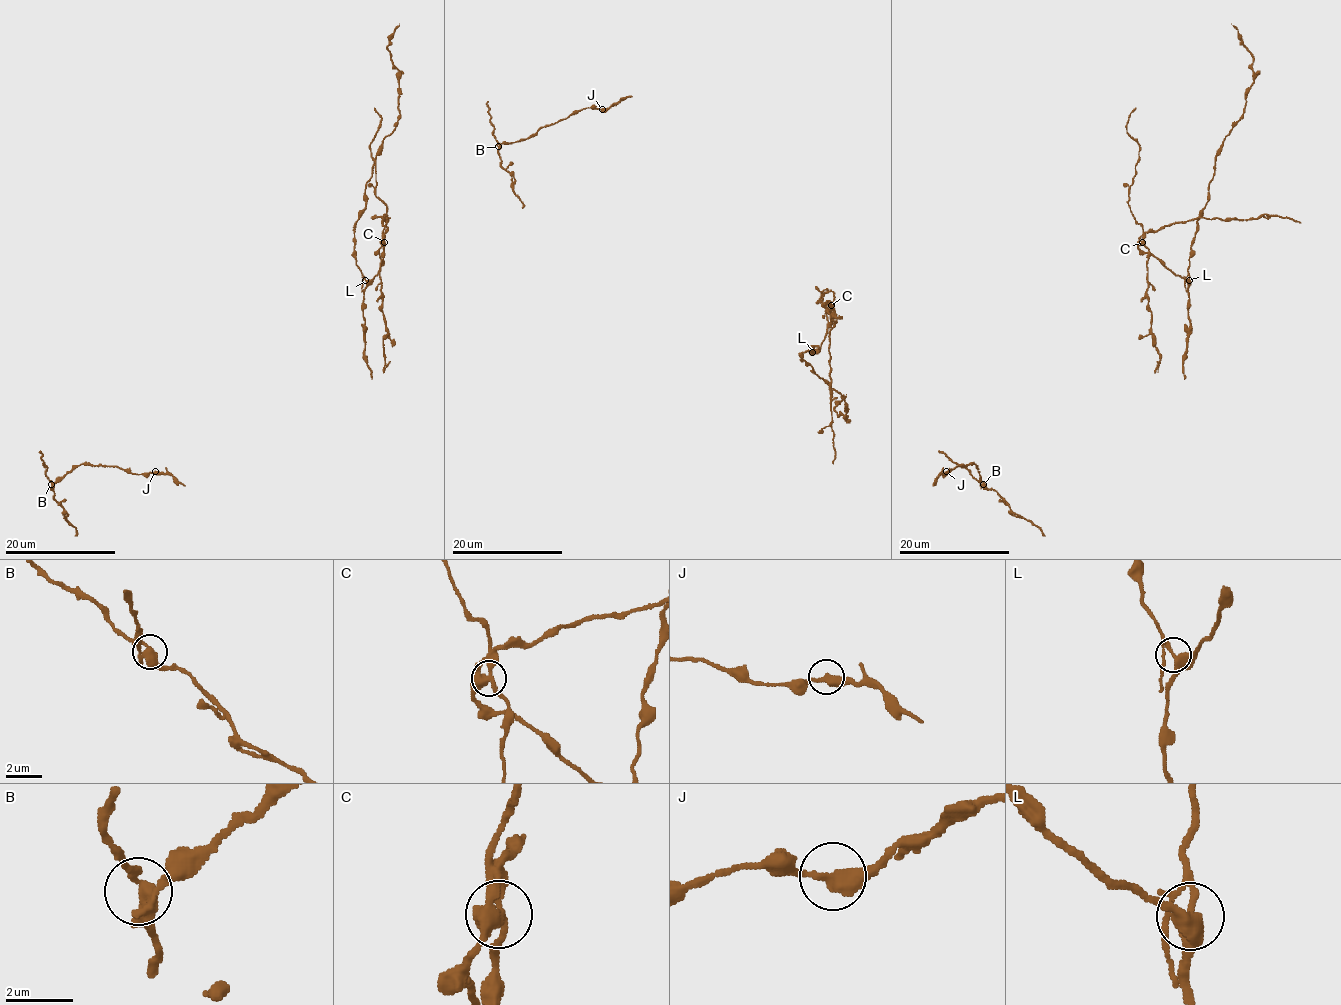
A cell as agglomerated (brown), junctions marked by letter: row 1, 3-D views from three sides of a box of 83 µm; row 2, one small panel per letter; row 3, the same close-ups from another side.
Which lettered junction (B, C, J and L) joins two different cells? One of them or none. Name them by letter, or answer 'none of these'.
C

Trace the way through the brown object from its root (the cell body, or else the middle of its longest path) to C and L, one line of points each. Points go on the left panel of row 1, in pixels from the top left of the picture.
C: (383, 373), (383, 337), (388, 333), (379, 275), (383, 241)
L: (383, 373), (383, 337), (388, 327), (382, 311), (381, 255), (378, 273), (371, 280), (365, 280)

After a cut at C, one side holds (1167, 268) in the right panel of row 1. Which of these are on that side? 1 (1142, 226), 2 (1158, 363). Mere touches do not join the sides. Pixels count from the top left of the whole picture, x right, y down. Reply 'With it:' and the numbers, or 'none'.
With it: none

